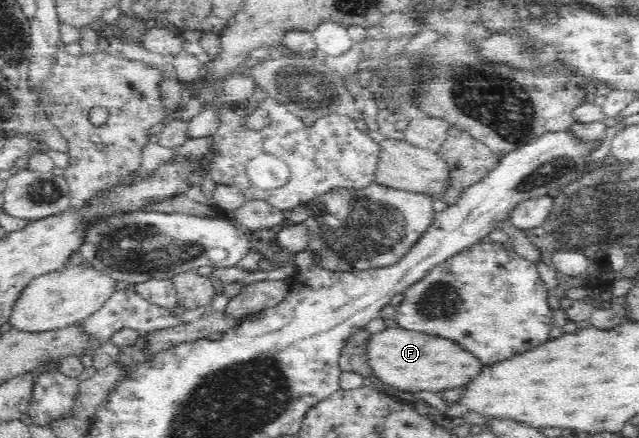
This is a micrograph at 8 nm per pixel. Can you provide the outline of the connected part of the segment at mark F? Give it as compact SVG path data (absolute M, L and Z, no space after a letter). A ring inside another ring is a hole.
M398 325L387 328L368 339L368 356L372 372L385 384L402 392L443 392L470 386L483 371L491 371L478 355L453 339L429 335L422 331L409 331Z

